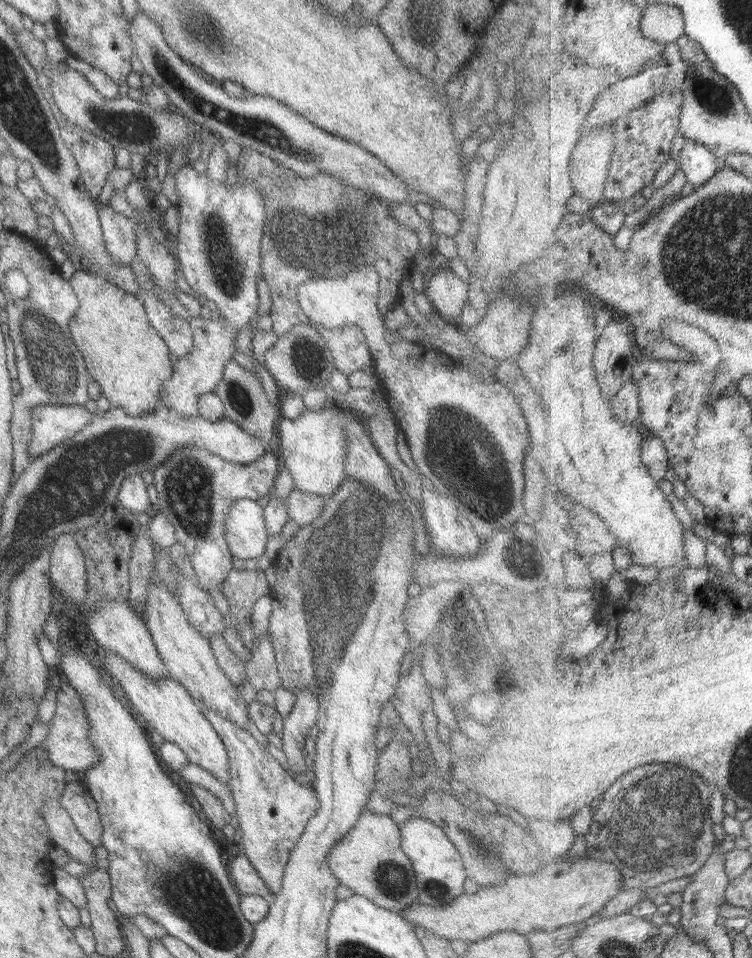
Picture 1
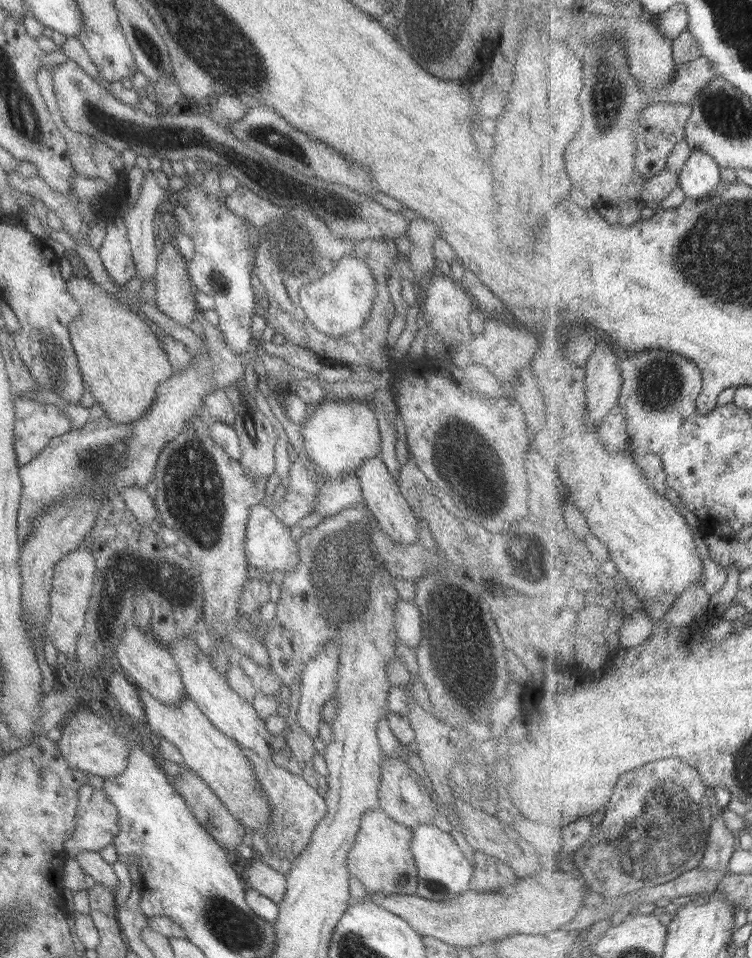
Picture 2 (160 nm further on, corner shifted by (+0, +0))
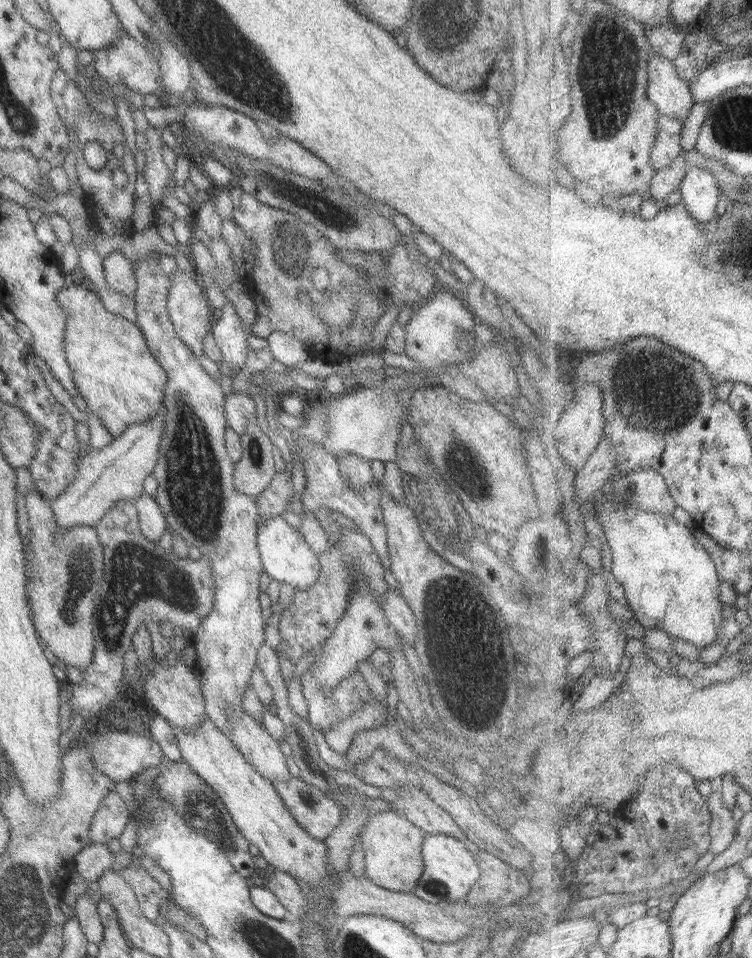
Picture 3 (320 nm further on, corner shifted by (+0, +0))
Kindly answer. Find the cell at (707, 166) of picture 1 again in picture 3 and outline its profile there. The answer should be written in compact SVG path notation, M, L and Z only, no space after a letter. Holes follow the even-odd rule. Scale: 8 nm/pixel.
M696 166L687 172L680 191L681 202L695 220L709 222L716 217L719 186L708 168Z

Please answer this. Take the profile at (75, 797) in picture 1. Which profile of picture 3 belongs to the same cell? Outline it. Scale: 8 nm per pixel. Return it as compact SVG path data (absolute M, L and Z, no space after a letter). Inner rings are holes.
M110 792L101 799L88 828L89 843L105 843L118 838L124 826L131 820L131 814L121 797Z

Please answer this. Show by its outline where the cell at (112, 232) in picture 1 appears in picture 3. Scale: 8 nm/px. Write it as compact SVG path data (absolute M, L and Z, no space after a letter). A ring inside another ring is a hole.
M121 251L111 252L102 259L103 276L107 286L123 296L136 290L136 280L132 273L133 264L125 259Z

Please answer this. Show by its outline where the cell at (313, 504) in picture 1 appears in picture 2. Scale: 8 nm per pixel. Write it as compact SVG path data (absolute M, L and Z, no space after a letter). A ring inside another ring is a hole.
M353 472L323 482L316 492L316 503L311 513L328 517L344 508L362 502L361 489Z

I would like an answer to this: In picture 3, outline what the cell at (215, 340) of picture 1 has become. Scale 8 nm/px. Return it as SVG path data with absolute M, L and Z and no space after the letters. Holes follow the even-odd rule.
M162 412L151 420L134 422L101 449L89 450L79 457L75 476L70 485L57 498L49 500L52 521L64 531L70 526L94 526L103 513L120 500L133 500L143 494L143 480L149 476L157 460L162 431Z

